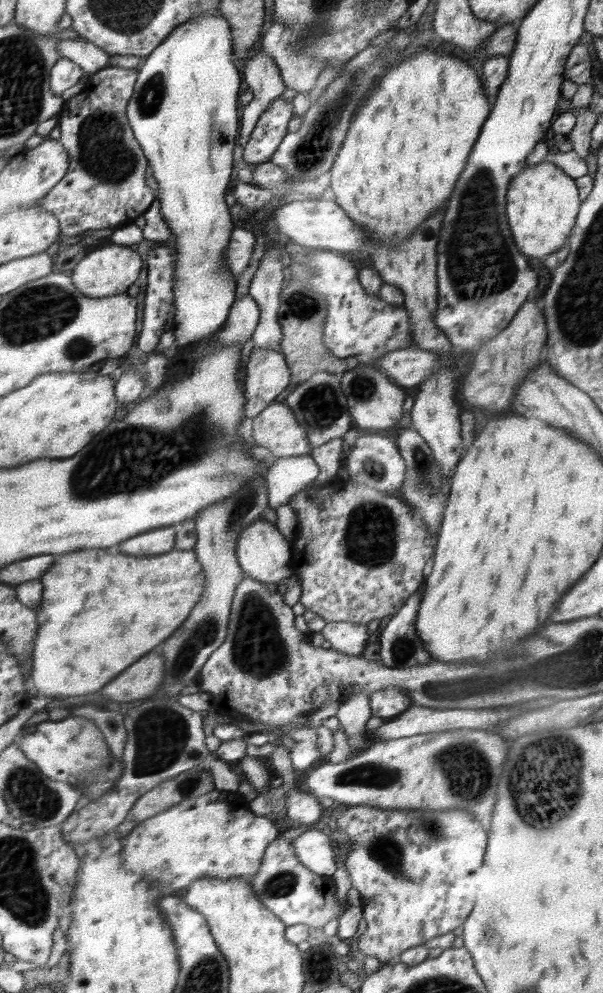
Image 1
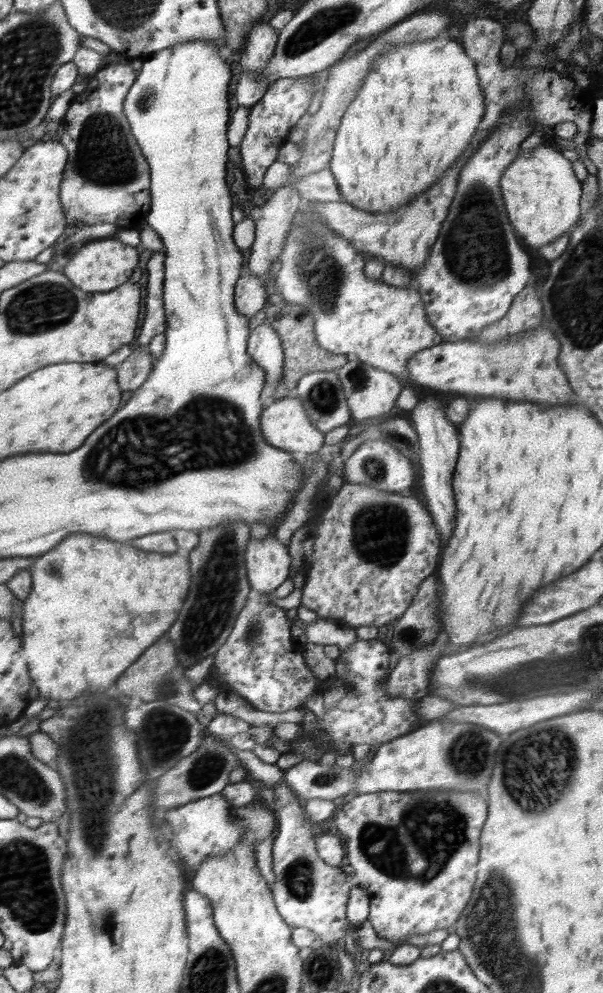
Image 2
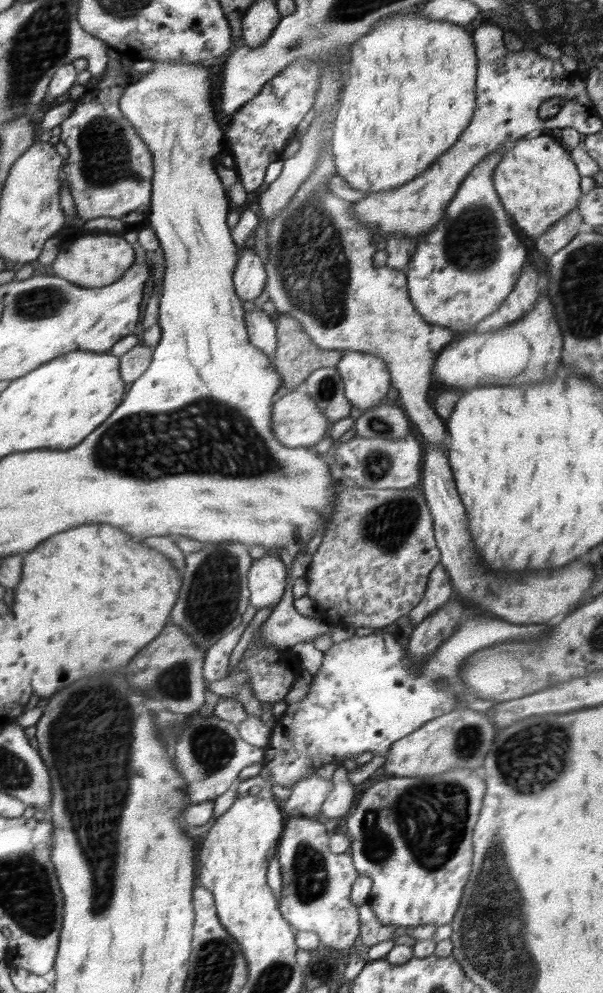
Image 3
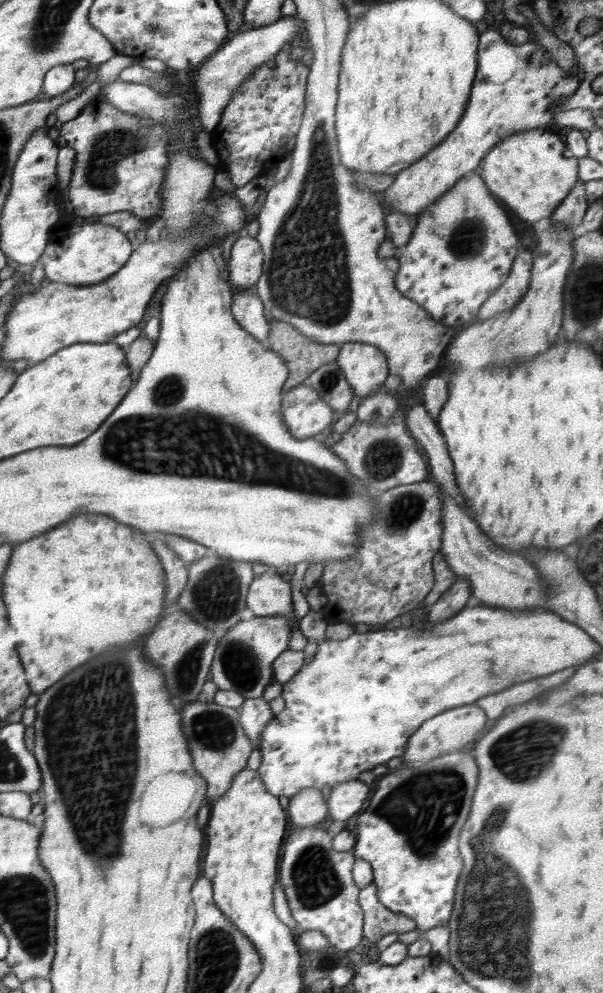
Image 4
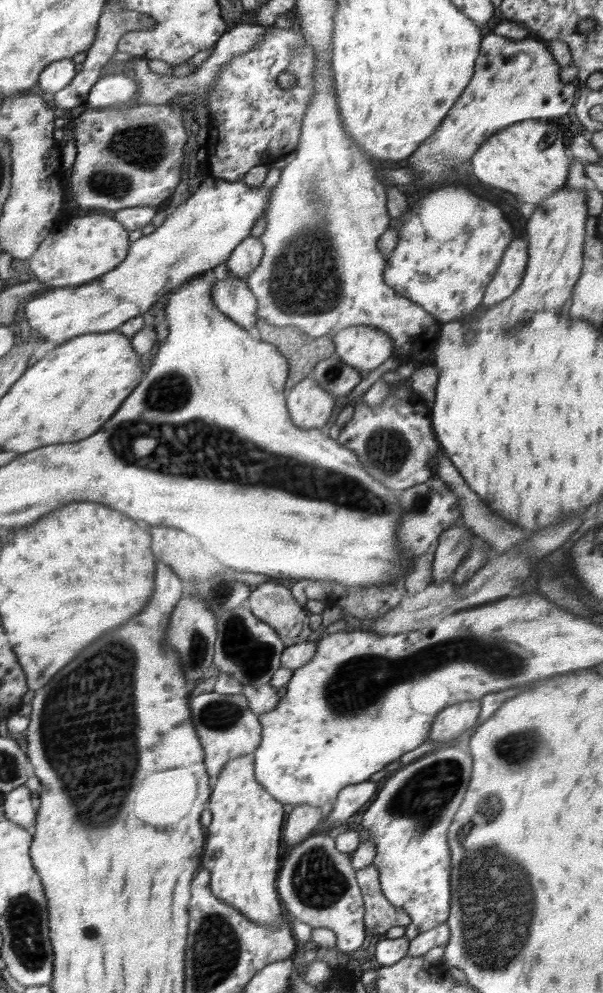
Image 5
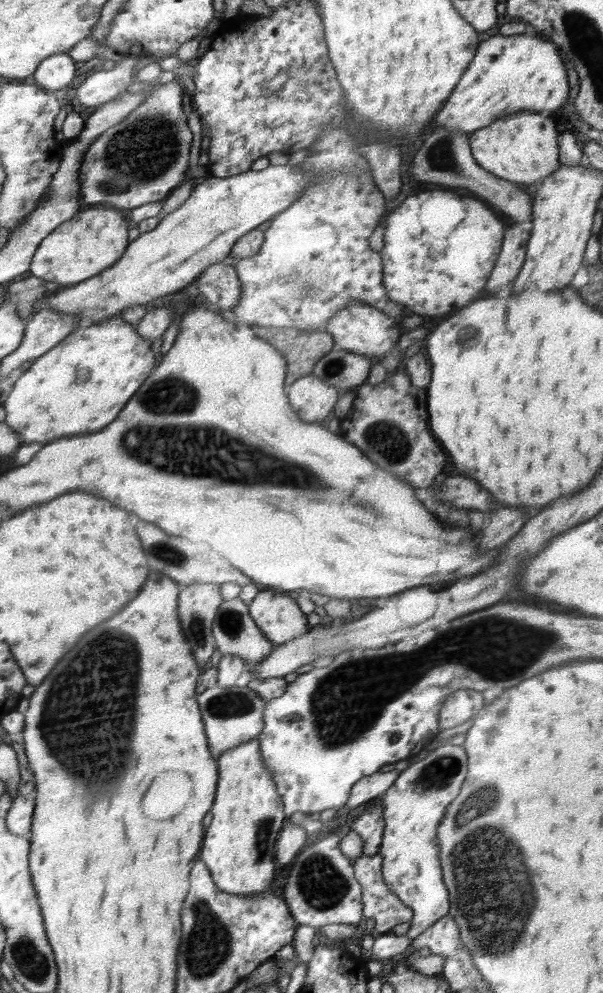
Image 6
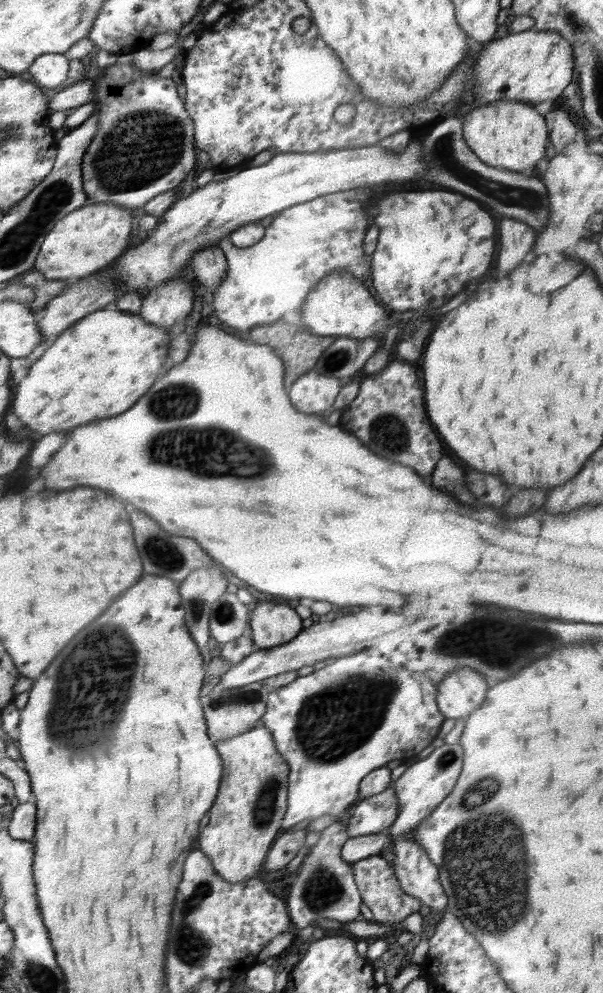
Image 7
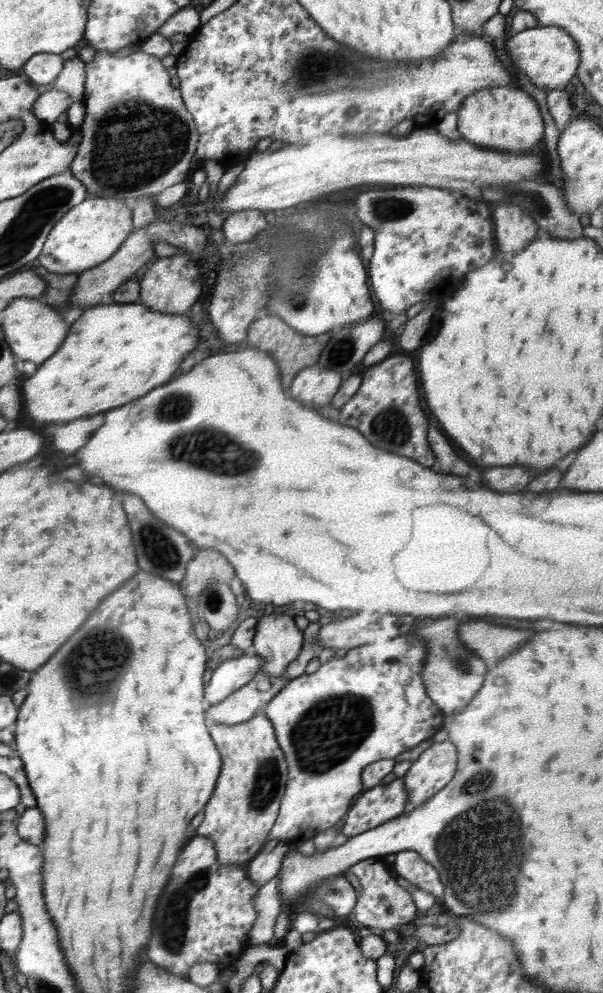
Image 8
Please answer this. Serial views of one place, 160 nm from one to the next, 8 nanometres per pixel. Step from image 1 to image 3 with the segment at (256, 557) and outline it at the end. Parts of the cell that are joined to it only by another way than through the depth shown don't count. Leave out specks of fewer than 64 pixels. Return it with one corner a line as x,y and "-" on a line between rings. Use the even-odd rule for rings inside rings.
270,552
254,560
248,577
251,605
257,610
276,606
286,588
286,568
278,556

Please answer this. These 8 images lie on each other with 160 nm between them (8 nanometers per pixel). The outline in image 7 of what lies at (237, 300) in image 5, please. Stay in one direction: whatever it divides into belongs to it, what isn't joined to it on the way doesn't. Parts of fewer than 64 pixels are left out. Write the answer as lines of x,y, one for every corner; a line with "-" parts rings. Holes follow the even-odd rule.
216,244
205,246
192,258
196,282
214,292
227,275
227,257

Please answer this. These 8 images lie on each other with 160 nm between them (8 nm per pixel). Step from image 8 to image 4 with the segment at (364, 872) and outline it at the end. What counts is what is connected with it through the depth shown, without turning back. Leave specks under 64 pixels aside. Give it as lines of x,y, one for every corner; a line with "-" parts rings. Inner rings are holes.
374,882
364,888
363,892
360,893
360,898
366,916
364,936
367,944
377,943
388,934
396,933
399,935
418,929
414,919
390,911
379,902
379,889
374,885

